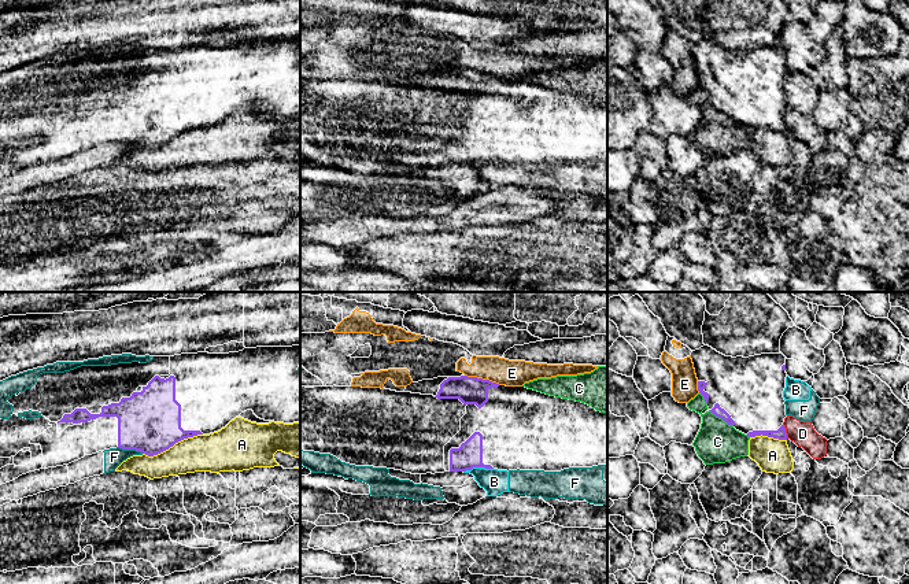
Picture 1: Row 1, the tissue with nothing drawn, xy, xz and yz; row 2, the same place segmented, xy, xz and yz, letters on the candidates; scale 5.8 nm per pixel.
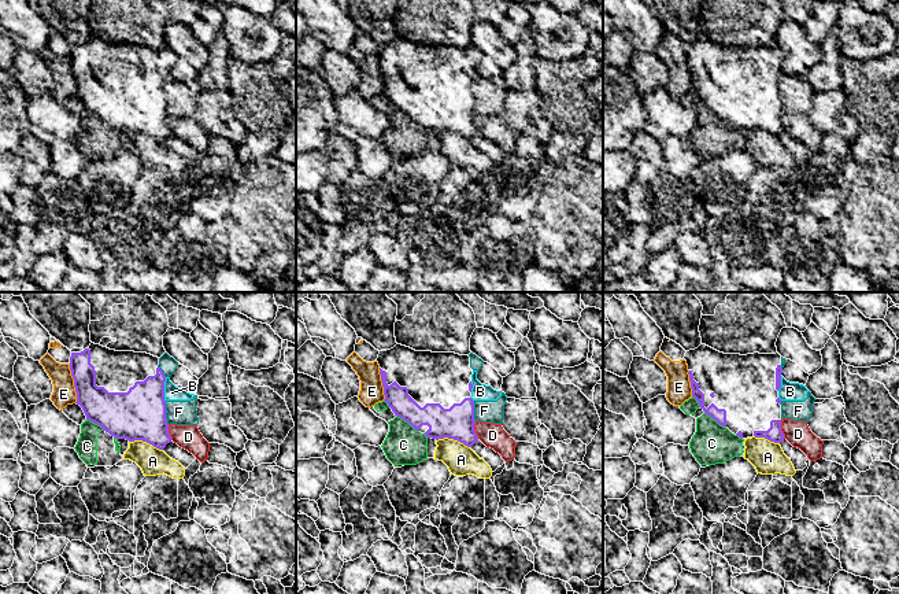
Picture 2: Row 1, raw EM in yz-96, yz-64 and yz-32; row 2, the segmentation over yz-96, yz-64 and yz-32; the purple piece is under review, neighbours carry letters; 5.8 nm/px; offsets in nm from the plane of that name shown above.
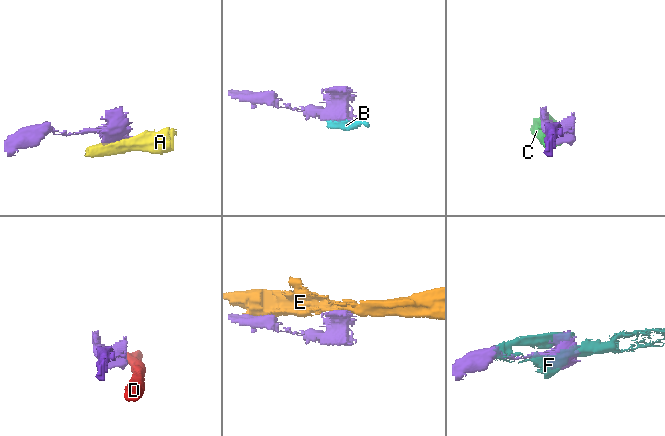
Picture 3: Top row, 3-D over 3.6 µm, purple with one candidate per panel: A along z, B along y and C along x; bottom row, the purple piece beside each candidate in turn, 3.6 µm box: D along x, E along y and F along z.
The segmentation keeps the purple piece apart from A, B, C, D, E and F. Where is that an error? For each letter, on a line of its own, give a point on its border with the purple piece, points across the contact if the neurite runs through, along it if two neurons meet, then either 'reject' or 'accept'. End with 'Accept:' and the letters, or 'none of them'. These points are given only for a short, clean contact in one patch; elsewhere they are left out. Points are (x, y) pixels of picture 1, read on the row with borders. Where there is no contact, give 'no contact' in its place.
A: contact xy (172, 446); reject
B: contact xz (477, 466); border xz (492, 468), (472, 468), (464, 472); reject
C: contact yz (721, 418); reject
D: contact yz (784, 431); border yz (783, 424), (787, 438); reject
E: contact xz (481, 379); reject
F: contact xy (130, 448); reject
Accept: none of them

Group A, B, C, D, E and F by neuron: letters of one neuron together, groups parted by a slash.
A / B F / C / D / E

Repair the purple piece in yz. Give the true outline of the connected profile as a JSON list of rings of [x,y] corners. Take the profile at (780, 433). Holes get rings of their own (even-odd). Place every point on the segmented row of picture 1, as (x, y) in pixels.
[[[709,345],[691,352],[698,391],[703,396],[712,414],[732,425],[749,437],[768,436],[787,440],[783,425],[786,404],[786,356],[780,354],[761,354],[749,358],[725,356]]]

